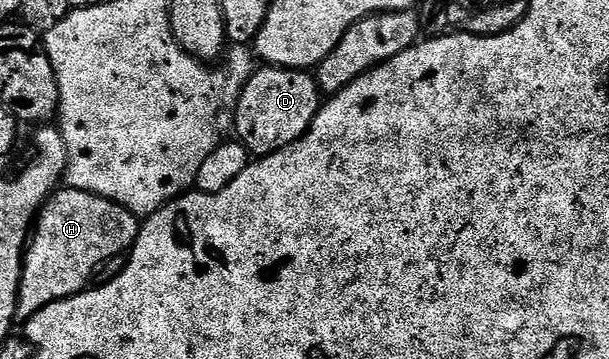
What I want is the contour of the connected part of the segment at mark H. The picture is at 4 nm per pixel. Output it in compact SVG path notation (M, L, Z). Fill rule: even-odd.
M67 186L53 192L44 201L44 206L34 221L34 231L31 233L24 254L24 273L20 279L20 301L16 307L17 321L26 322L38 310L85 291L108 259L116 255L125 255L131 249L136 243L136 237L140 234L140 226L141 221L134 213L123 208L121 204L114 203L113 200Z

